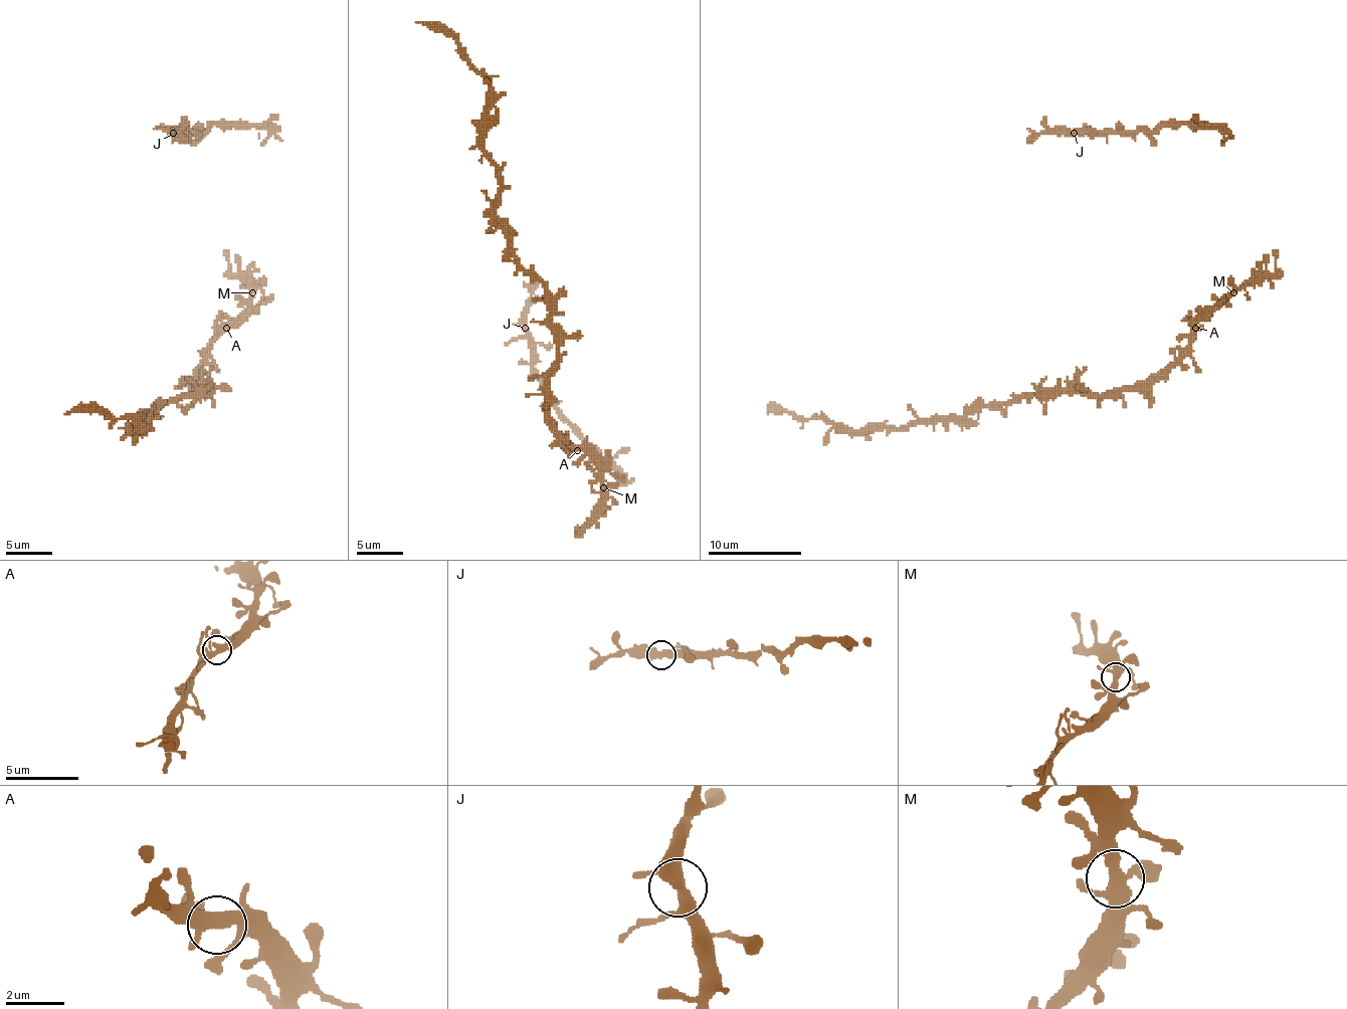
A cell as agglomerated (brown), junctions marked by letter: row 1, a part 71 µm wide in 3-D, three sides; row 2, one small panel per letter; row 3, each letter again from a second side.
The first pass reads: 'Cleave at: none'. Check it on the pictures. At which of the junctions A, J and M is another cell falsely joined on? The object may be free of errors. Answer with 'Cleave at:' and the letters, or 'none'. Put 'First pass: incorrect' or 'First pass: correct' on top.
First pass: correct
Cleave at: none

